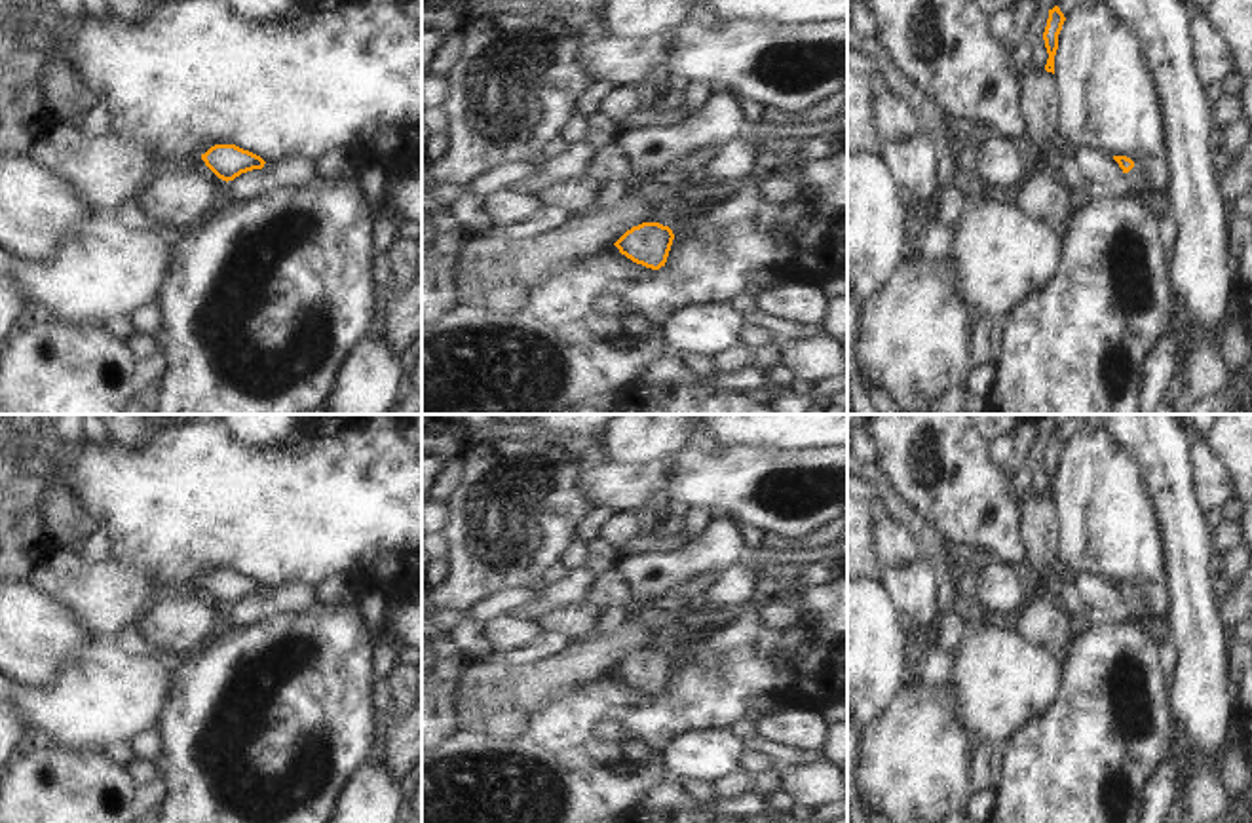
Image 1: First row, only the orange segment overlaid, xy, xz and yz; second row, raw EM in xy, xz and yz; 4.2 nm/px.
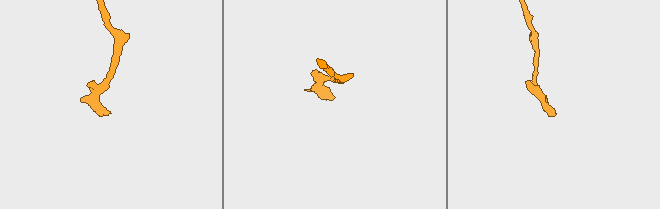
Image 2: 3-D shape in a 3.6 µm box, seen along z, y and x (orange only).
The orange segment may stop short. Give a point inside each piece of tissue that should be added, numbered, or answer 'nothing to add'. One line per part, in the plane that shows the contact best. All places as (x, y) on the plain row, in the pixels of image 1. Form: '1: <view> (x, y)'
1: yz (1137, 603)

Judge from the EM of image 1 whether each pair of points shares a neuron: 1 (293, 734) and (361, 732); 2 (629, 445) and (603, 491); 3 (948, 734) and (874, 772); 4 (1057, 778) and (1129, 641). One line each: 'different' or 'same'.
1: same
2: different
3: same
4: same

